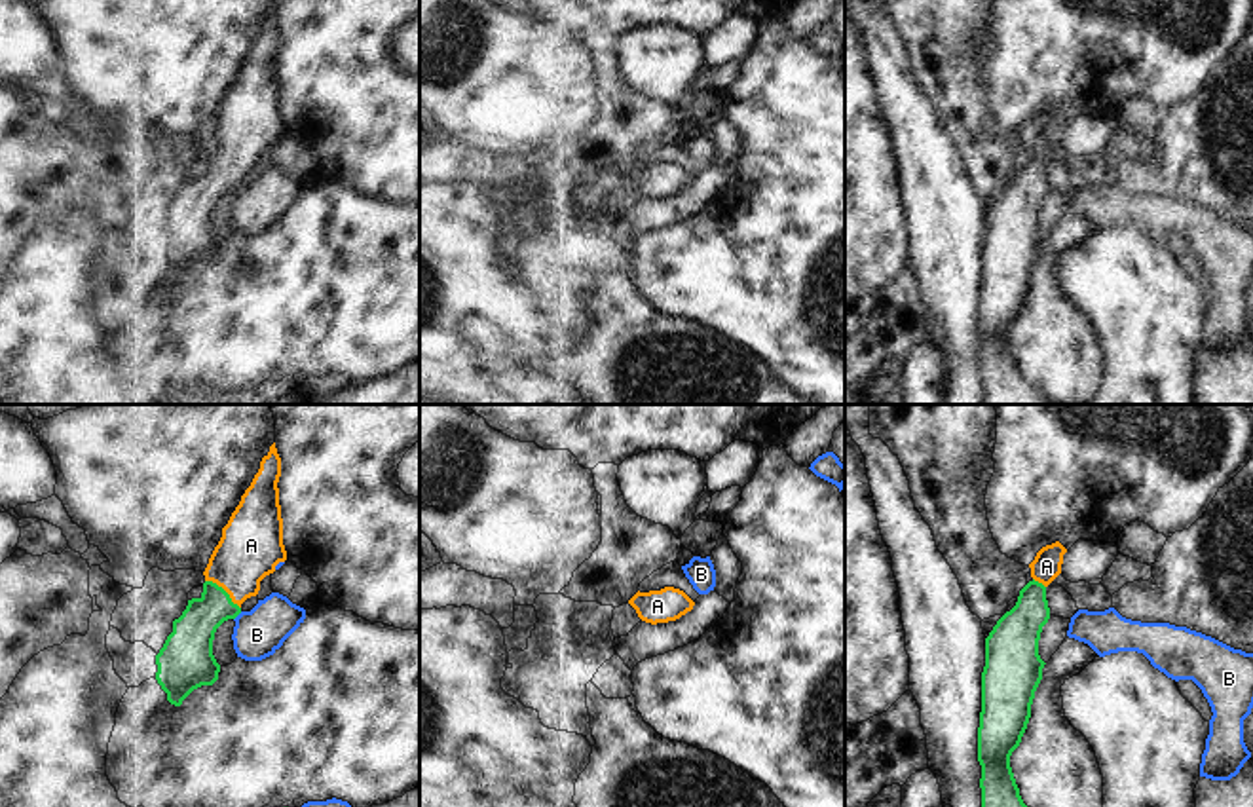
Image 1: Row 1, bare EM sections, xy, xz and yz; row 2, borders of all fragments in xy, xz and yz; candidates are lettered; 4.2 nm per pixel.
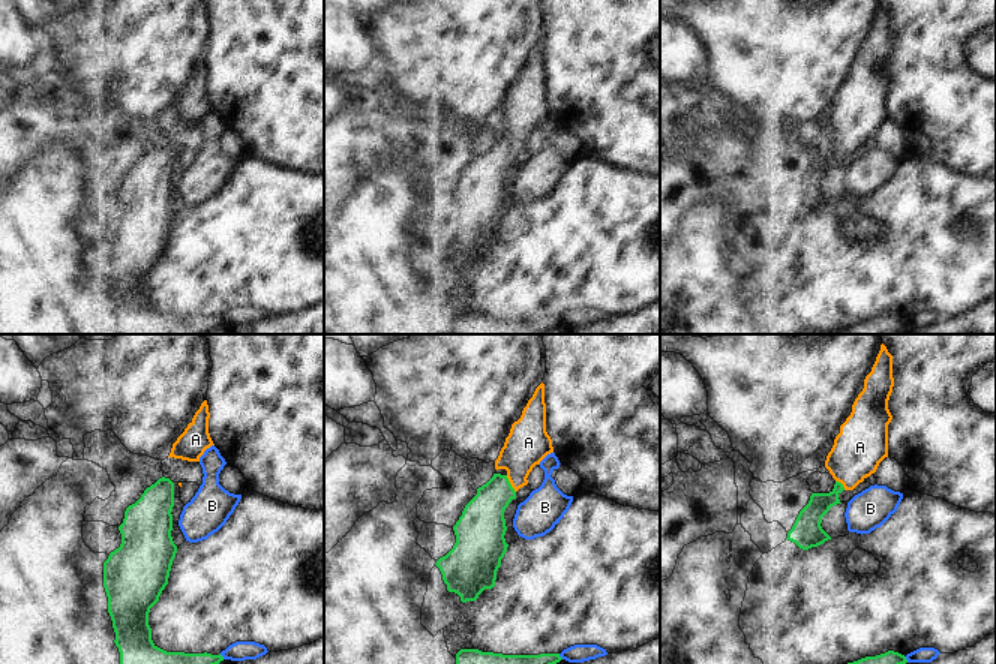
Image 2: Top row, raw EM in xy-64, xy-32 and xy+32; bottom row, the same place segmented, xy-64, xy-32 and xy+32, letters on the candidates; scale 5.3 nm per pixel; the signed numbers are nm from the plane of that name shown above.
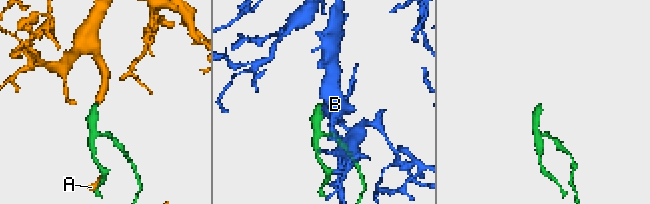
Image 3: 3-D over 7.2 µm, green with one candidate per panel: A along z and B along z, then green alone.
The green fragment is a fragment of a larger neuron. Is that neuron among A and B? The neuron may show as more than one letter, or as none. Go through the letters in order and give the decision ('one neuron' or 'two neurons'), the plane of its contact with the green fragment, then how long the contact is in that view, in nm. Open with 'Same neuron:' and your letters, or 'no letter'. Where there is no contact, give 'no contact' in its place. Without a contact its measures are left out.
Same neuron: A
A: one neuron; contact in xy; length 200 nm
B: two neurons; contact in xy; length 50 nm

